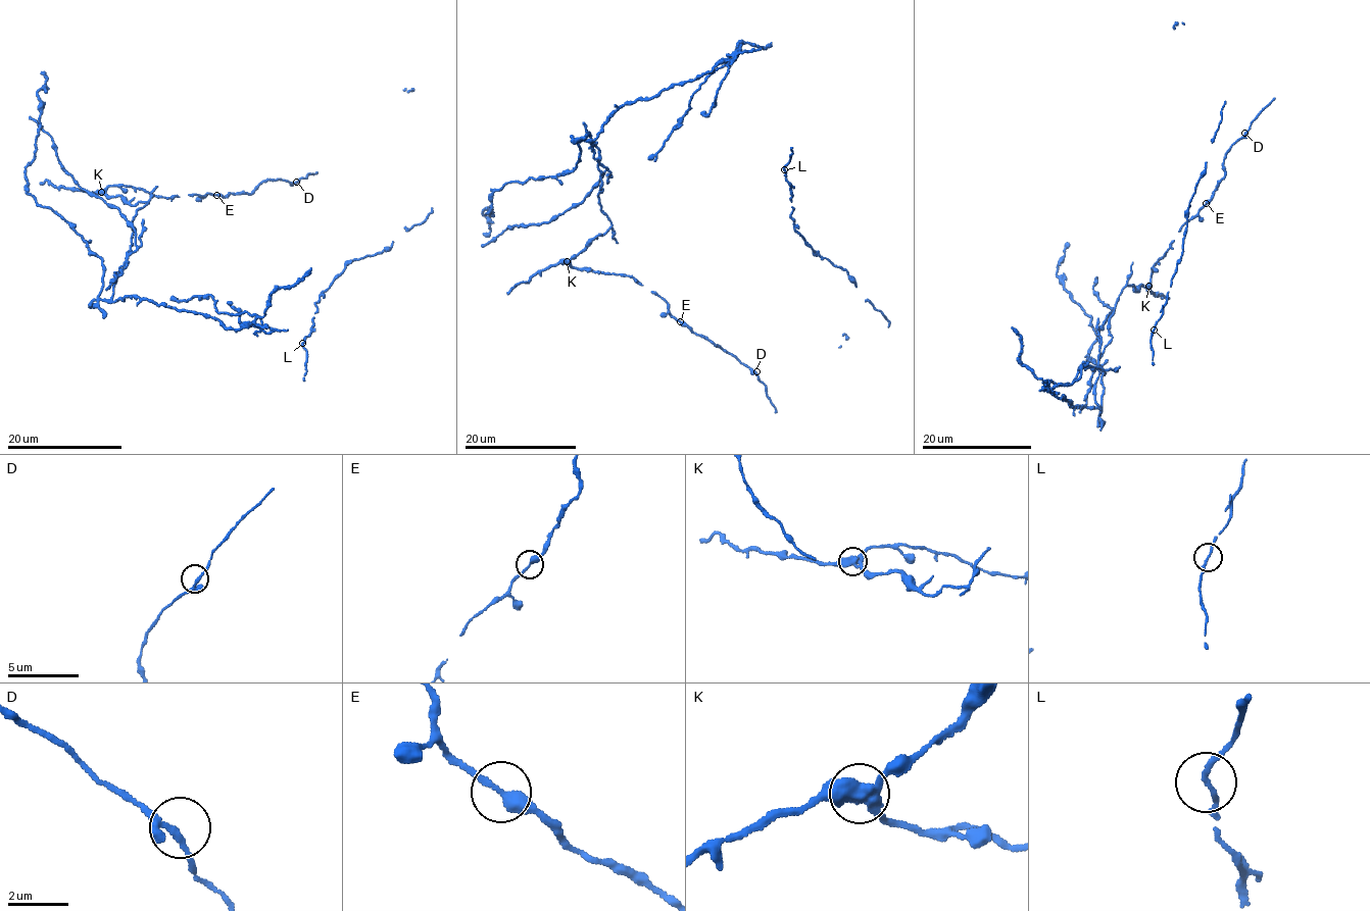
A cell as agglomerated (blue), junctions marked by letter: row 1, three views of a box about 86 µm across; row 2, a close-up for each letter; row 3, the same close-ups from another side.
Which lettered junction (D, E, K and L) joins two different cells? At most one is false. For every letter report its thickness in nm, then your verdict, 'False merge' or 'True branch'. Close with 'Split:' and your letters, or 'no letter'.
D: Thickness 170 nm. True branch
E: Thickness 320 nm. True branch
K: Thickness 400 nm. False merge
L: Thickness 150 nm. True branch
Split: K

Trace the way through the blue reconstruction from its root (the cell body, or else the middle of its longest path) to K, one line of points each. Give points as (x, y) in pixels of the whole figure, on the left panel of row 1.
K: (128, 252), (133, 232), (132, 220), (137, 210), (148, 203), (140, 201), (134, 205), (127, 199), (102, 192)

